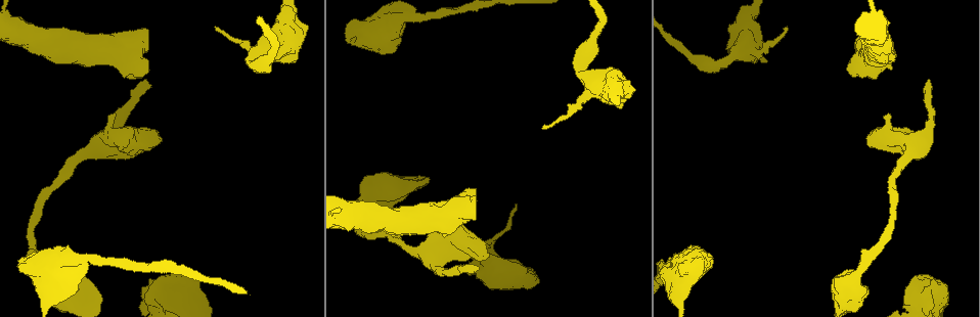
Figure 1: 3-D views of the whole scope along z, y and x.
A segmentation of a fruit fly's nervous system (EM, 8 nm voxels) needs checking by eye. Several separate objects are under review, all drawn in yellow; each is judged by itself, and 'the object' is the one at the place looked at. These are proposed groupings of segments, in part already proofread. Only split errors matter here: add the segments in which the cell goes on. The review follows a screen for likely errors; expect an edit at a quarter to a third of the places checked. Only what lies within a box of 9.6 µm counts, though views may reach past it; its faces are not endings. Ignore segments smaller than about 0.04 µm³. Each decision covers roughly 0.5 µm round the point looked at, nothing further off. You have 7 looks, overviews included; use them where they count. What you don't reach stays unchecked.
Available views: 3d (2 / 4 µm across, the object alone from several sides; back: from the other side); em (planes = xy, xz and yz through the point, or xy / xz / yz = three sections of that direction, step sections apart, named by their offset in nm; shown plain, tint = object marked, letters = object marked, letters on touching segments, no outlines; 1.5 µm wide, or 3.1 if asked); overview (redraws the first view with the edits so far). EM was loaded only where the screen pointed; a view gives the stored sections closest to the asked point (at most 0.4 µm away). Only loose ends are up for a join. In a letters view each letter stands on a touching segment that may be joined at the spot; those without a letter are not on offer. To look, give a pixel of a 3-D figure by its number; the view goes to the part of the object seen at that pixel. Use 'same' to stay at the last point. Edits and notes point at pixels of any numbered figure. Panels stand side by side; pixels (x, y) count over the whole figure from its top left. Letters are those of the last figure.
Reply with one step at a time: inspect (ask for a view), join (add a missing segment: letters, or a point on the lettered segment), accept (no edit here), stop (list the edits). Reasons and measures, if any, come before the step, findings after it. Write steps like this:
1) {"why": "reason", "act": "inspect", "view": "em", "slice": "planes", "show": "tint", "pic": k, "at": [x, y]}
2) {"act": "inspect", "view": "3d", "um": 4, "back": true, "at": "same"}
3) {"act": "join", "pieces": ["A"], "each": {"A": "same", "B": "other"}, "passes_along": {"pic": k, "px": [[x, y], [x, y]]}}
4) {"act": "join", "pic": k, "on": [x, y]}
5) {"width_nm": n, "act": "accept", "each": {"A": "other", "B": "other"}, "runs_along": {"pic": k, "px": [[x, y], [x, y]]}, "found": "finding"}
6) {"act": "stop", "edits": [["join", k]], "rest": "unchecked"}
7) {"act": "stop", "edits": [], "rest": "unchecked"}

{"why": "an open end", "act": "inspect", "view": "3d", "um": 2, "pic": 1, "at": [926, 86]}

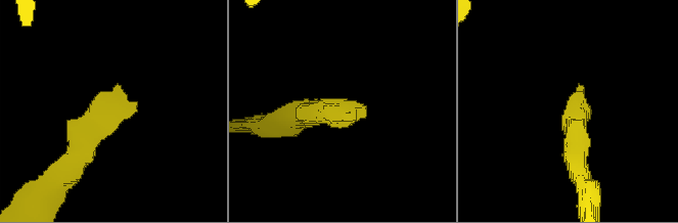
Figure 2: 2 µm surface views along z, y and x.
{"why": "shape alone is not enough", "act": "inspect", "view": "em", "slice": "yz", "step": 8, "show": "letters", "pic": 2, "at": [362, 106]}

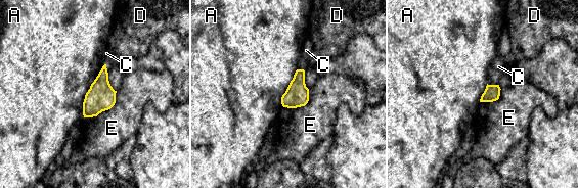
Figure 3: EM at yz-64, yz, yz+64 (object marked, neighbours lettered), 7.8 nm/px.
{"act": "join", "pieces": ["C"], "each": {"A": "other", "C": "same", "D": "other", "E": "other"}, "found": "it goes on there"}

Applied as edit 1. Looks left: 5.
{"why": "redraw", "act": "inspect", "view": "overview"}

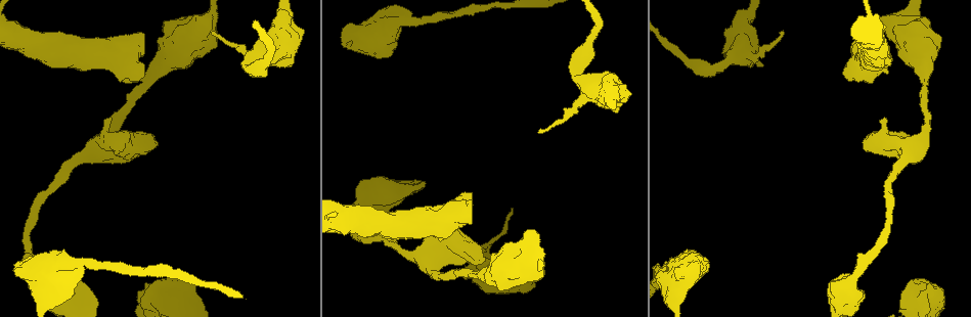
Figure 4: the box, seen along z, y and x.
{"why": "stops while still wide", "act": "inspect", "view": "3d", "um": 4, "pic": 4, "at": [625, 95]}

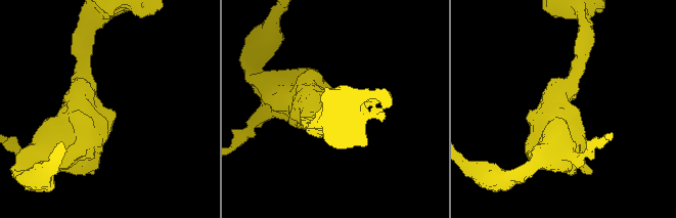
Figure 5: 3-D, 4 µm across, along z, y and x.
{"why": "need the tissue", "act": "inspect", "view": "em", "slice": "planes", "show": "letters", "pic": 5, "at": [104, 106]}

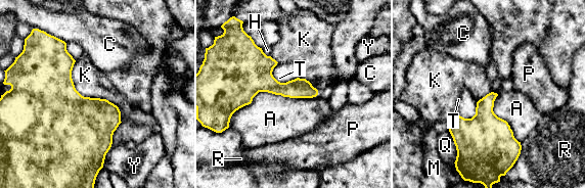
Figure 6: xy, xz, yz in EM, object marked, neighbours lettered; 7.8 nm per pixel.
{"longest_contact_nm": ["A", 700], "act": "accept", "each": {"A": "other", "C": "other", "H": "other", "K": "other", "M": "other", "P": "other", "Q": "other", "R": "other", "T": "other", "Y": "other"}, "border": {"pic": 6, "px": [[75, 60], [74, 87], [121, 122]]}, "found": "none of them fits"}

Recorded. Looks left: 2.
{"act": "stop", "edits": [["join", 3]], "rest": "unchecked"}

